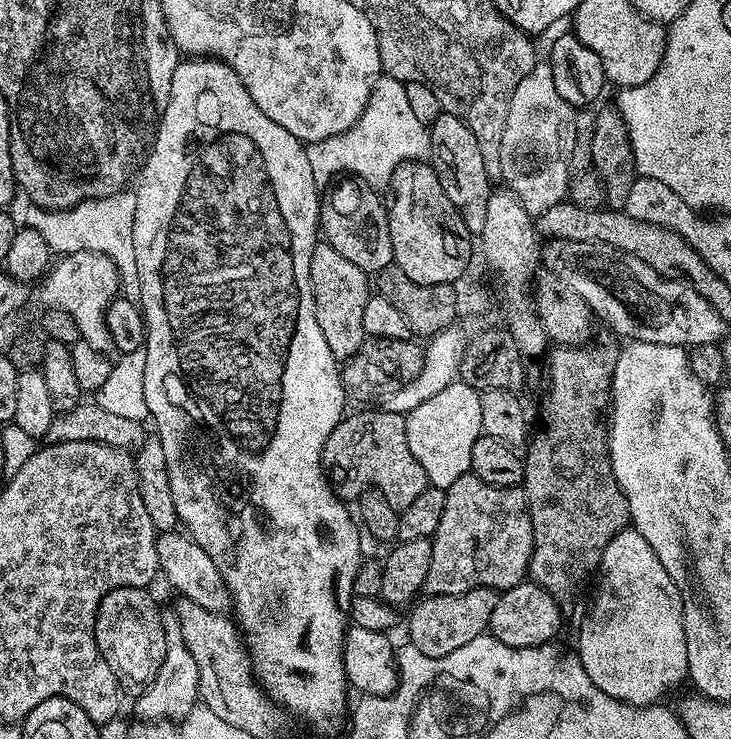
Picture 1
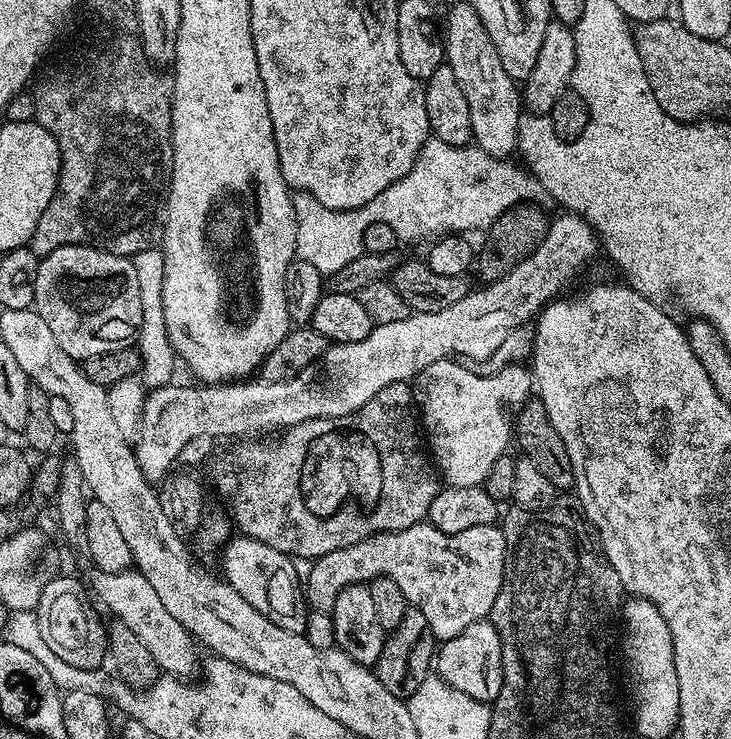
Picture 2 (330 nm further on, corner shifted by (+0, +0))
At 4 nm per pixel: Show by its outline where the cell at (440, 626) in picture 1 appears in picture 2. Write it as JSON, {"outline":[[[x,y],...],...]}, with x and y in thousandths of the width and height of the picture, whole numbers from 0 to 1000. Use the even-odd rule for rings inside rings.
{"outline":[[[576,706],[544,720],[518,720],[512,725],[480,736],[462,744],[451,744],[451,750],[440,750],[425,759],[427,770],[421,774],[421,786],[413,790],[416,811],[425,827],[450,828],[458,811],[473,793],[497,790],[516,785],[518,779],[534,782],[547,794],[553,811],[562,821],[583,831],[587,857],[606,869],[632,858],[637,847],[663,838],[672,829],[676,815],[689,792],[689,762],[692,760],[692,728],[688,713],[679,709],[643,712],[643,717],[632,717],[627,723],[605,723],[594,710]]]}

